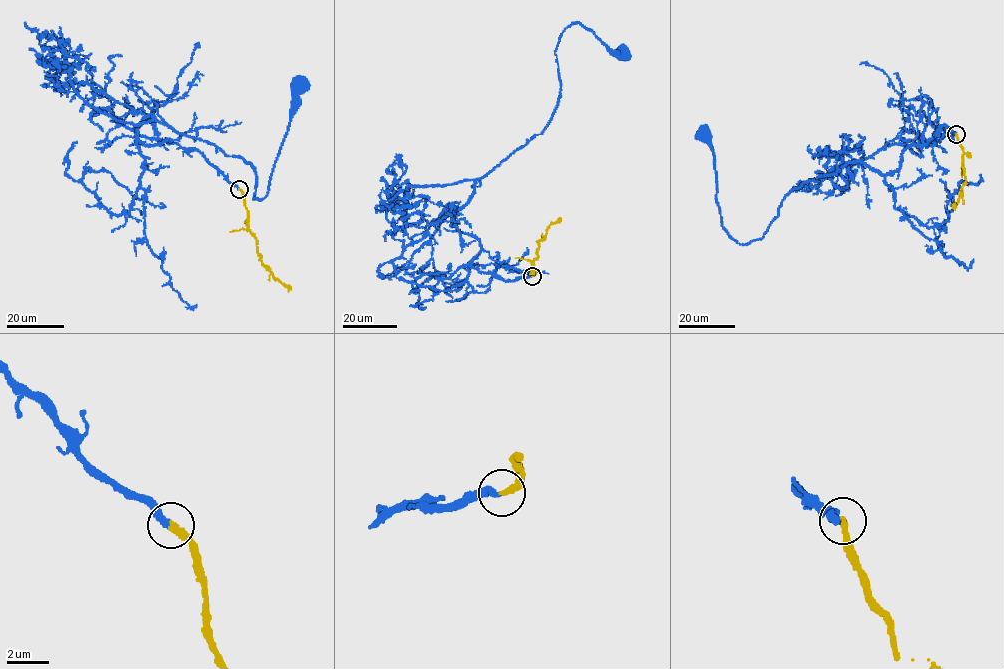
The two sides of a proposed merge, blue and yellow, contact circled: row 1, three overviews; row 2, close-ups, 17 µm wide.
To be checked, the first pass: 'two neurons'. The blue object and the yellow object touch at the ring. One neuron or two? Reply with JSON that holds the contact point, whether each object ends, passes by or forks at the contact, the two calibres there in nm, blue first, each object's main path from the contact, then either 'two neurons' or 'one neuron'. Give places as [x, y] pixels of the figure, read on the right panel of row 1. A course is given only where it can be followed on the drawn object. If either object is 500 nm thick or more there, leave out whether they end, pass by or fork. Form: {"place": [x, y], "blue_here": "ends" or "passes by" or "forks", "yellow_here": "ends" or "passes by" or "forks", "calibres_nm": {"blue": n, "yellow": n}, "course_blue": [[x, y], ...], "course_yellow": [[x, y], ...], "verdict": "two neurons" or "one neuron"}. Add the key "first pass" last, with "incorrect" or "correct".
{"place": [956, 134], "blue_here": "ends", "yellow_here": "ends", "calibres_nm": {"blue": 280, "yellow": 280}, "course_blue": [[956, 134], [940, 126], [896, 170], [855, 161], [804, 182], [762, 238], [741, 244], [722, 223], [703, 133]], "course_yellow": [[956, 134], [963, 149], [965, 183], [959, 201], [953, 203], [955, 209]], "verdict": "one neuron", "first pass": "incorrect"}

